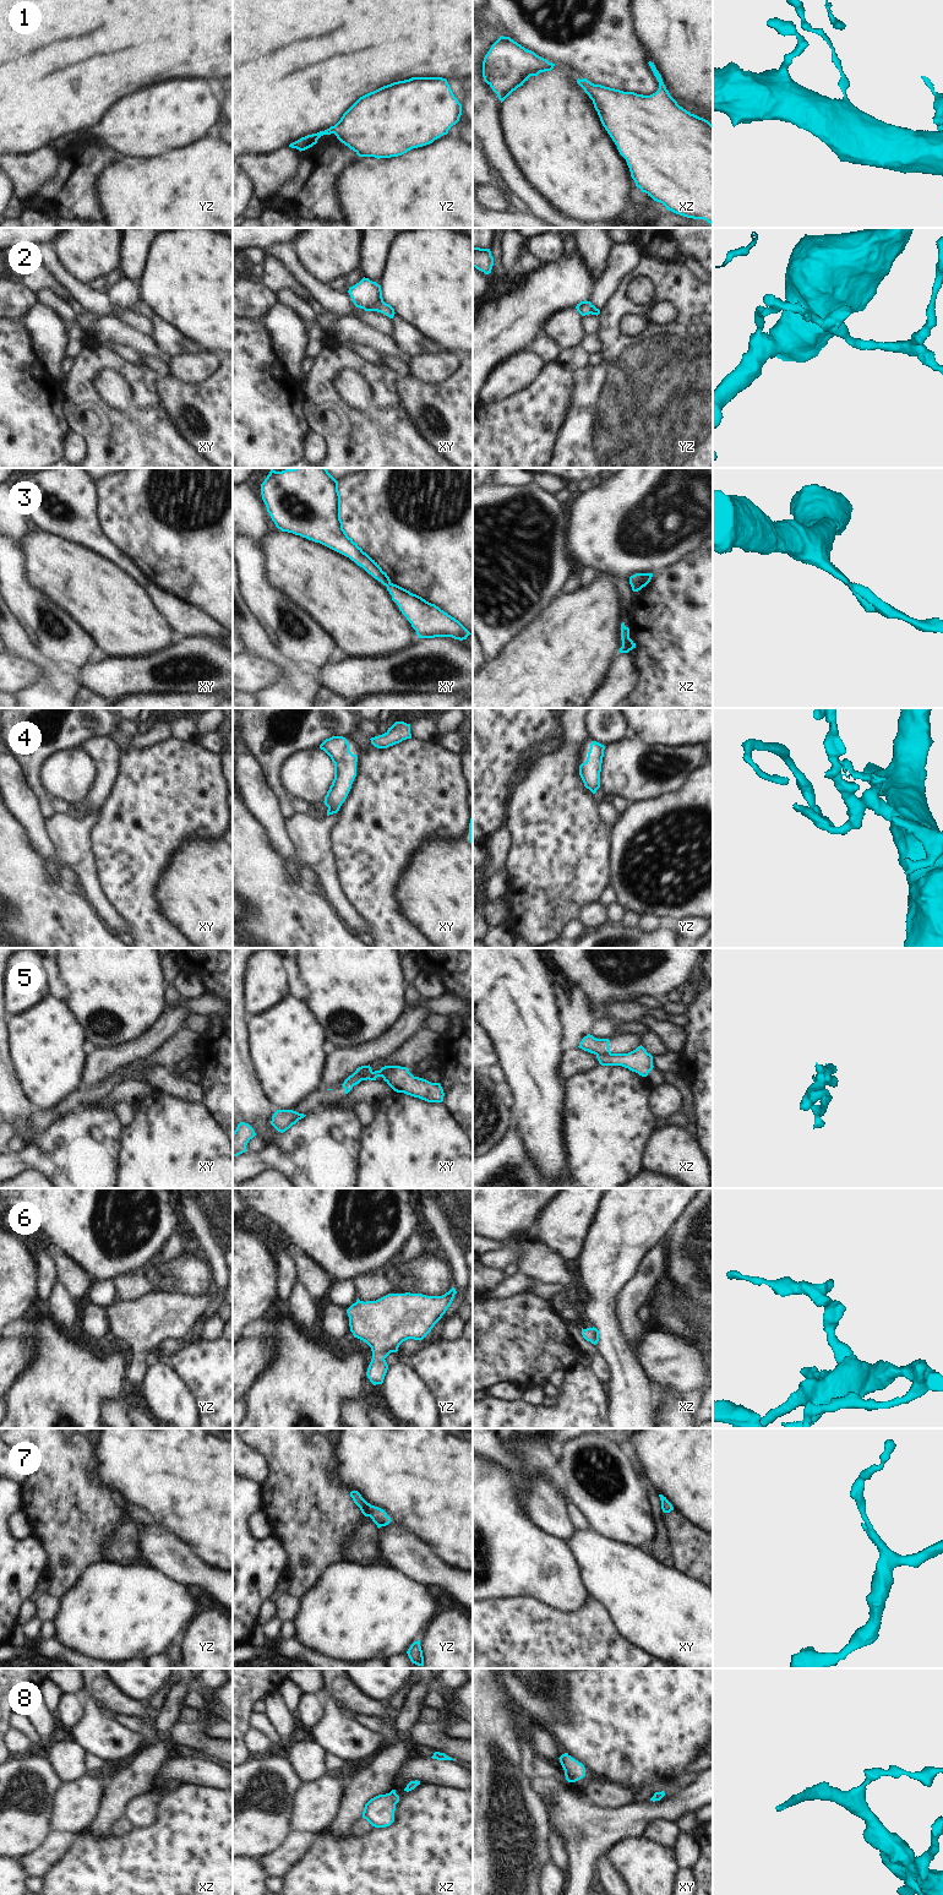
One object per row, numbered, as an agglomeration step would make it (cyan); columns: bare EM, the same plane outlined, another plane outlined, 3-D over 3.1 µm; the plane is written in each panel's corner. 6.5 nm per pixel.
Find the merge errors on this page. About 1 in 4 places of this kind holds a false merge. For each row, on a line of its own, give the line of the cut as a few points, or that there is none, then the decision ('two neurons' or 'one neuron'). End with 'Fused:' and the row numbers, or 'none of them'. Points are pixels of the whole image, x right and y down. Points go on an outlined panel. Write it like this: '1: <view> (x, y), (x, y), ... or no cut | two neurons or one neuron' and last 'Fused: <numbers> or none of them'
1: no cut | one neuron
2: no cut | one neuron
3: xy (390, 582), (386, 586) | two neurons
4: no cut | one neuron
5: xy (372, 1072), (353, 1074) | two neurons
6: no cut | one neuron
7: no cut | one neuron
8: no cut | one neuron
Fused: 3, 5

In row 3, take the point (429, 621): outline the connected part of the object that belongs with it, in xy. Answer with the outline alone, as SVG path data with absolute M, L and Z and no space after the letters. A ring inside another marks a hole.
M389 583L386 587L419 638L452 637L463 641L472 635L458 620L435 604L397 584Z

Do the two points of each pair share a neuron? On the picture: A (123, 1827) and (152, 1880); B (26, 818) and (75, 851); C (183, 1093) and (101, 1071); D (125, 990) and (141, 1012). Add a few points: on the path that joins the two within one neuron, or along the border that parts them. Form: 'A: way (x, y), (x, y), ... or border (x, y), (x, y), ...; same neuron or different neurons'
A: border (134, 1827), (124, 1834), (110, 1835); different neurons
B: border (45, 811), (45, 833), (53, 854), (43, 859); different neurons
C: border (104, 1082), (92, 1089); different neurons
D: way (125, 995), (136, 1007); same neuron

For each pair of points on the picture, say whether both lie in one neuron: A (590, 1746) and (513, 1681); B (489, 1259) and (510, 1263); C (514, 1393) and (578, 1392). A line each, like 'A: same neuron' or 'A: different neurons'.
A: different neurons
B: same neuron
C: different neurons

